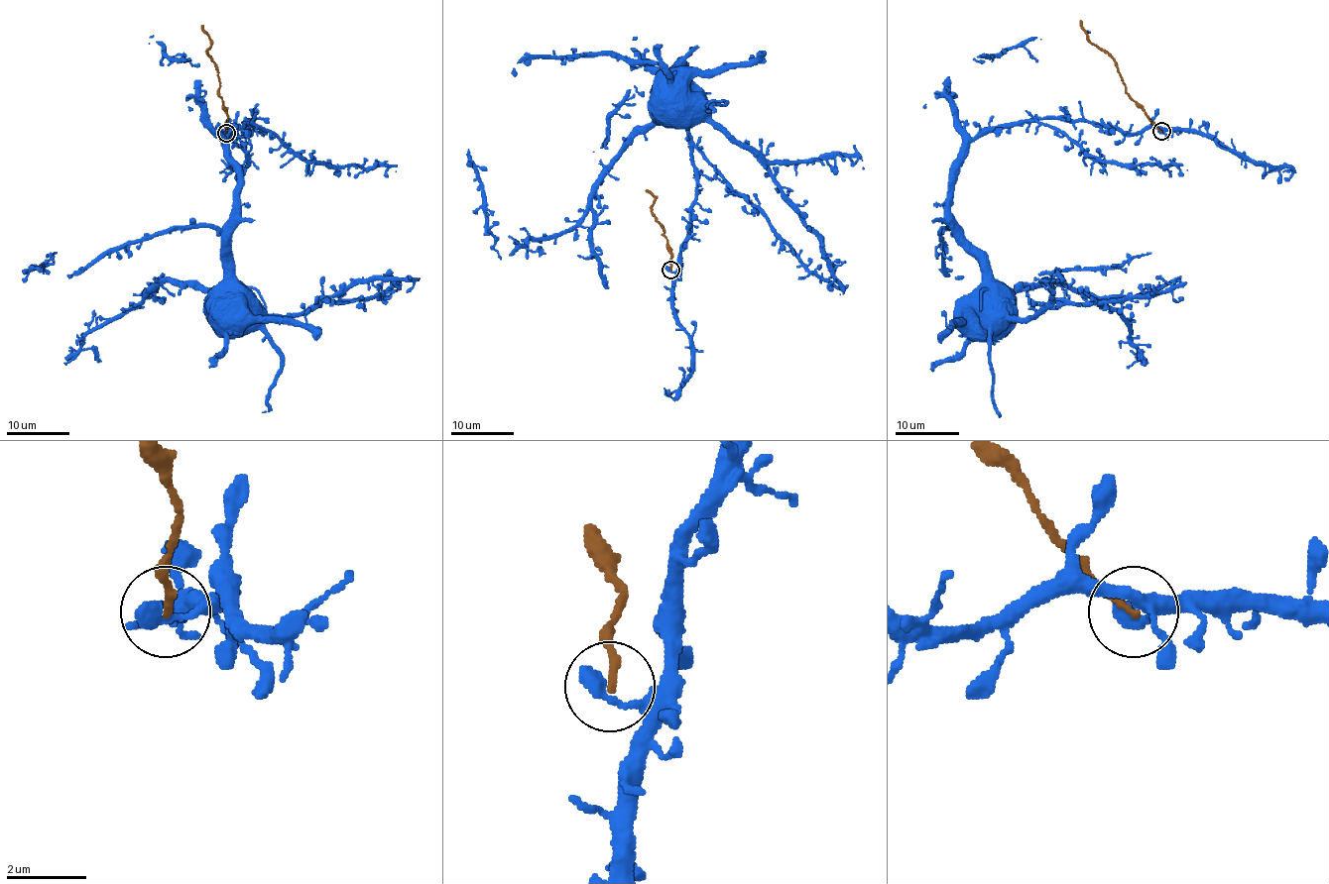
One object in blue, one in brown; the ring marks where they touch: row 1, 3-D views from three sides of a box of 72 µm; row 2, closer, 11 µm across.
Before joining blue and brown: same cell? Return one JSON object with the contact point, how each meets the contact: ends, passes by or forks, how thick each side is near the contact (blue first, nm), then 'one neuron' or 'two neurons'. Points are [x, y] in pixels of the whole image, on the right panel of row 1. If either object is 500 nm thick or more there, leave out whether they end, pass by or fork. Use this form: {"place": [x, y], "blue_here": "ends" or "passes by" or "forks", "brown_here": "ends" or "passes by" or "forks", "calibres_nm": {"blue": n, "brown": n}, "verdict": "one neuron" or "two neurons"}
{"place": [1161, 131], "blue_here": "ends", "brown_here": "ends", "calibres_nm": {"blue": 420, "brown": 180}, "verdict": "two neurons"}

